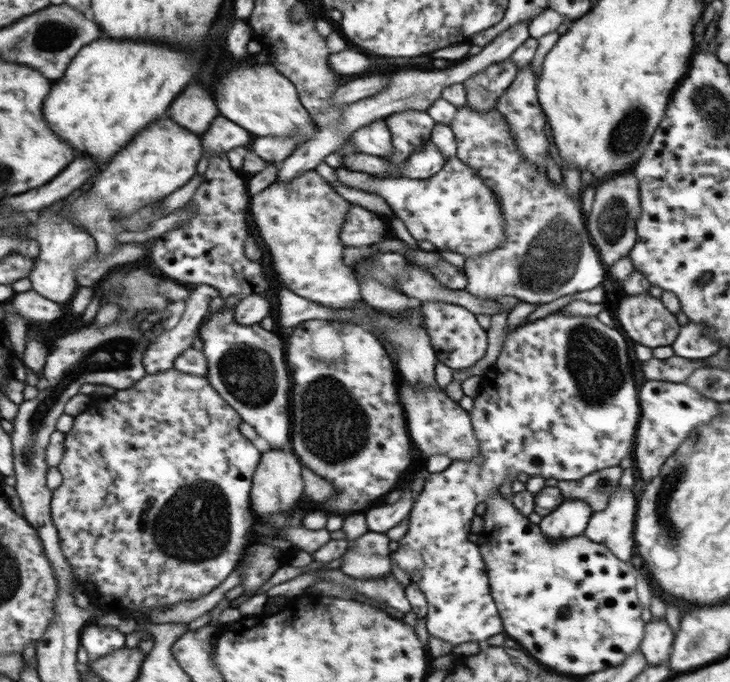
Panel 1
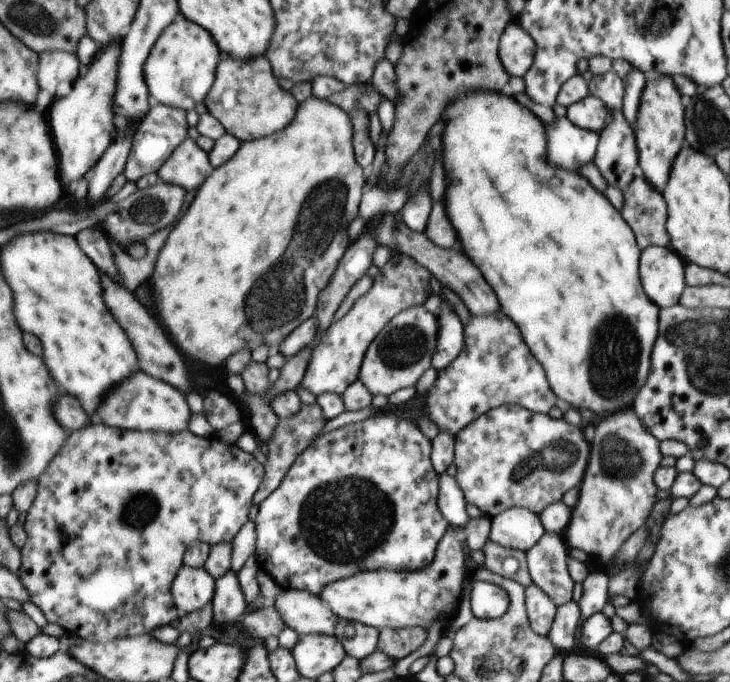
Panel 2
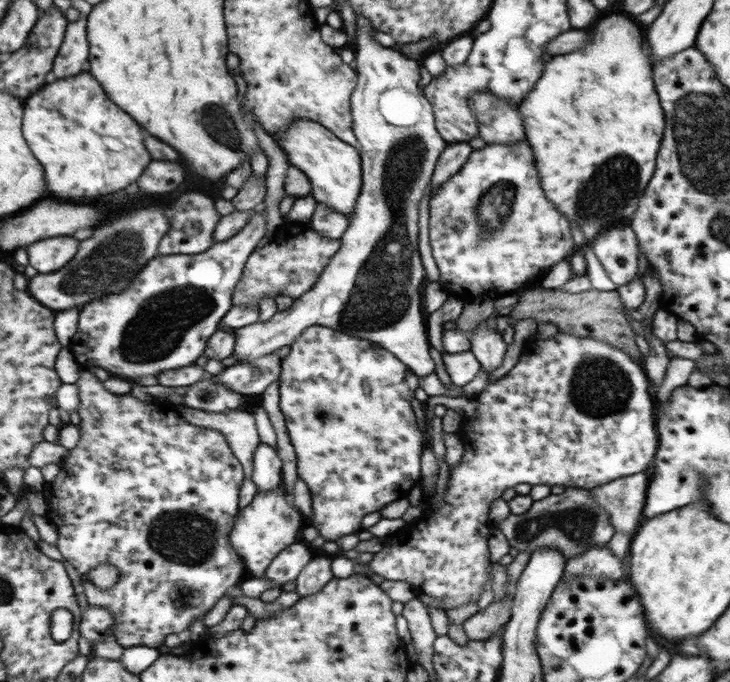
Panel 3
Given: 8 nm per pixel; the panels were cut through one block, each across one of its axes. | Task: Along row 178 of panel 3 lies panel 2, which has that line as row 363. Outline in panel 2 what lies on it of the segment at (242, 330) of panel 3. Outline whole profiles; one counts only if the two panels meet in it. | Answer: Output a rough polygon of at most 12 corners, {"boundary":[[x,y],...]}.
{"boundary":[[397,312],[370,342],[357,380],[385,397],[431,367],[438,316]]}

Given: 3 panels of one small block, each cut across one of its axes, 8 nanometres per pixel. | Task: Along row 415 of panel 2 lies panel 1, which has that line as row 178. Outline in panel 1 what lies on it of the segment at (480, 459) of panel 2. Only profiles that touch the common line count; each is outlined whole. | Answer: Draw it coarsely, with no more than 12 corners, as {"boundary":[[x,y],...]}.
{"boundary":[[459,107],[456,157],[505,240],[465,291],[543,304],[595,288],[577,198],[527,162],[493,108]]}

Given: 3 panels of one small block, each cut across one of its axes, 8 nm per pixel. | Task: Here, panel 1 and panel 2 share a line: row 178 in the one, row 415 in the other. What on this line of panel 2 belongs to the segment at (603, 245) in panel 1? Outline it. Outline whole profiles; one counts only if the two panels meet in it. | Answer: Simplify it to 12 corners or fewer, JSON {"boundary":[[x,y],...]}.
{"boundary":[[631,407],[593,423],[564,531],[609,574],[644,525],[661,443]]}

